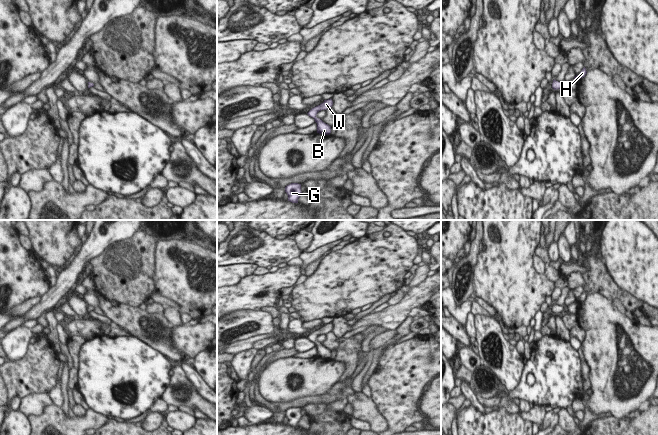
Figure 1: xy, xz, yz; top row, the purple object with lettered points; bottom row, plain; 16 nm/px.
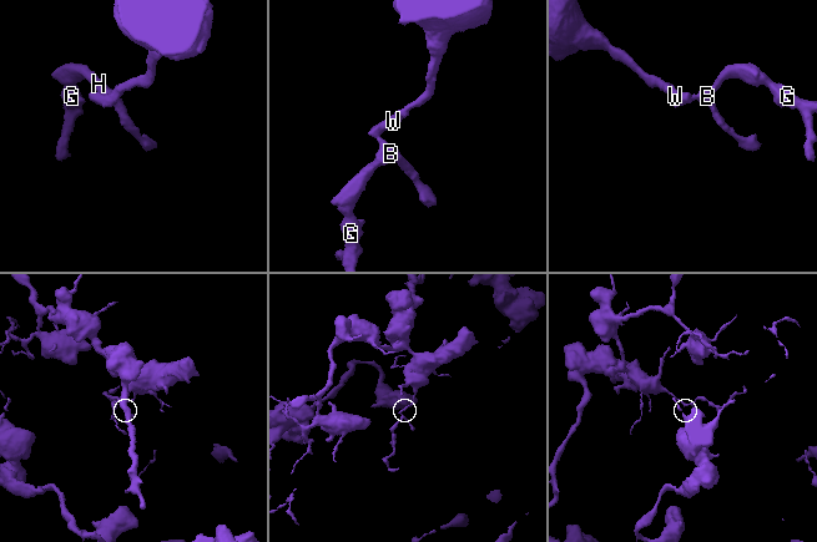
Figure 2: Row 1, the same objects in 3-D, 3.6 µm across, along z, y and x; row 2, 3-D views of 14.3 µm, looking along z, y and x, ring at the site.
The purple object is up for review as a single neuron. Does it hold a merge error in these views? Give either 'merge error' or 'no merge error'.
no merge error

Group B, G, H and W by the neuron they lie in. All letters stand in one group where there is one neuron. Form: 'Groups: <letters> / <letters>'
Groups: B G H W

